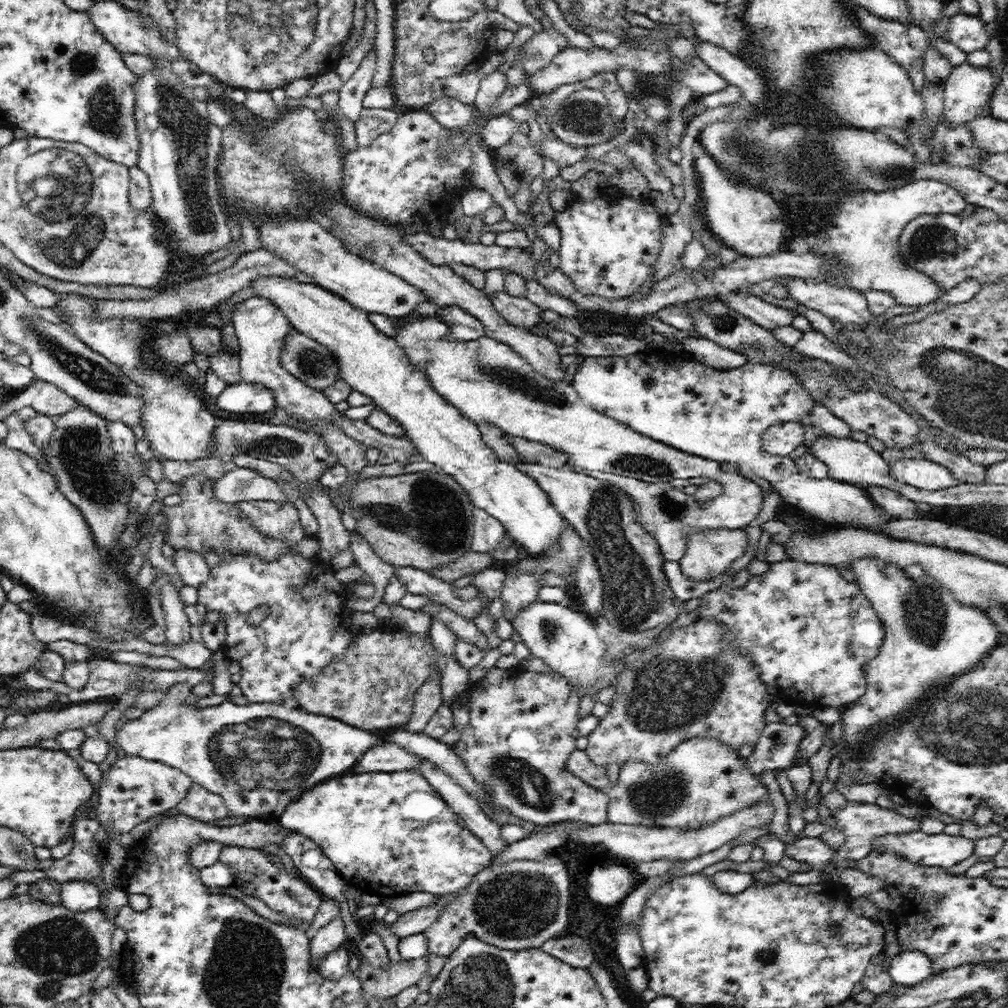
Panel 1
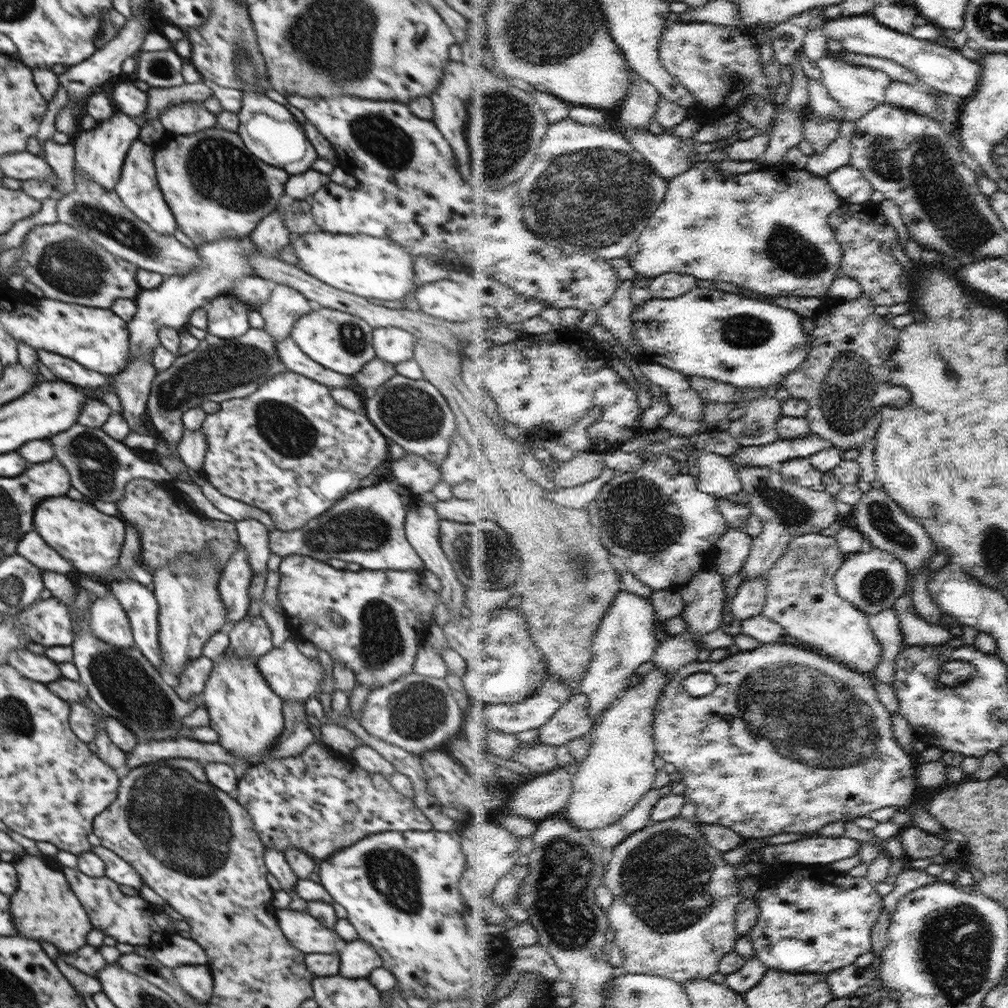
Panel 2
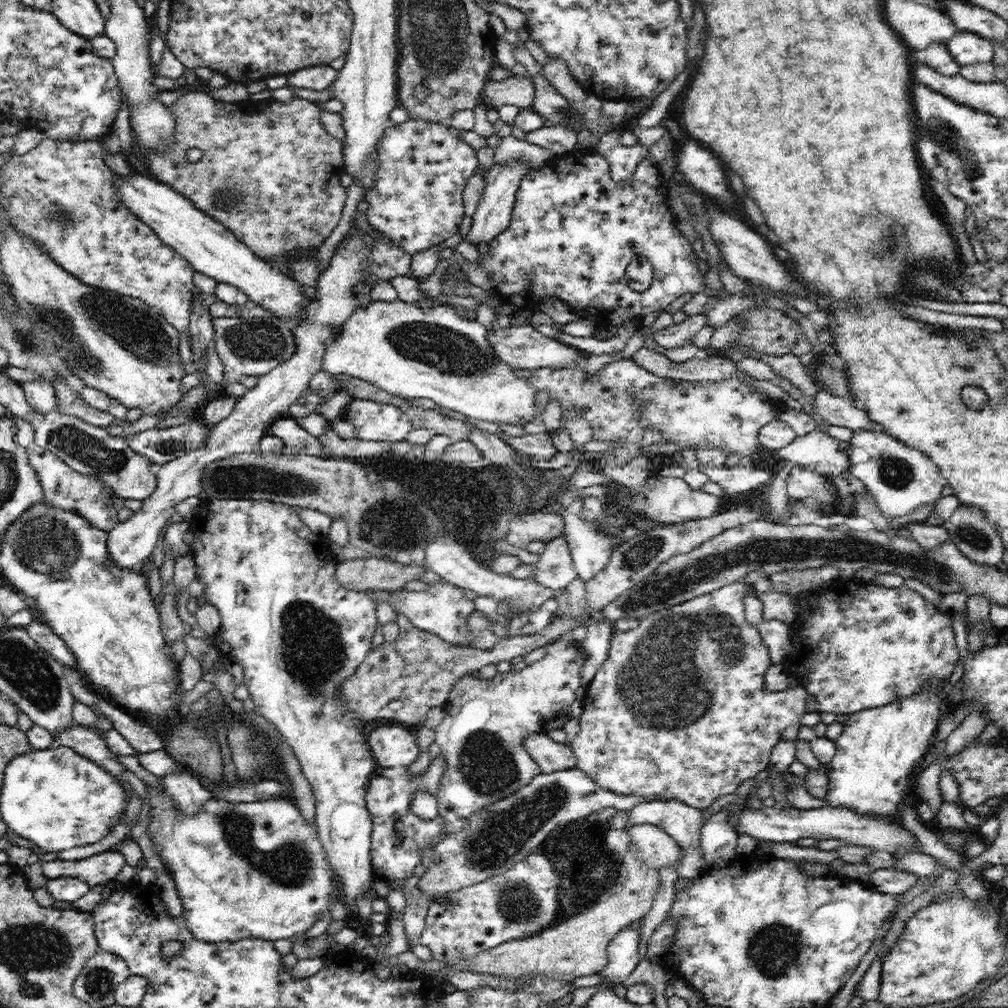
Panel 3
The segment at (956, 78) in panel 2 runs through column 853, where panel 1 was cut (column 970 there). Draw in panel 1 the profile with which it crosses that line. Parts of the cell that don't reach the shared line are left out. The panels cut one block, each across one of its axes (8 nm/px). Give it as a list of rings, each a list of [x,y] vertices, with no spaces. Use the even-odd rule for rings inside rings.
[[[965,13],[952,18],[948,26],[949,41],[967,54],[985,49],[991,39],[985,31],[985,24],[979,17]]]

